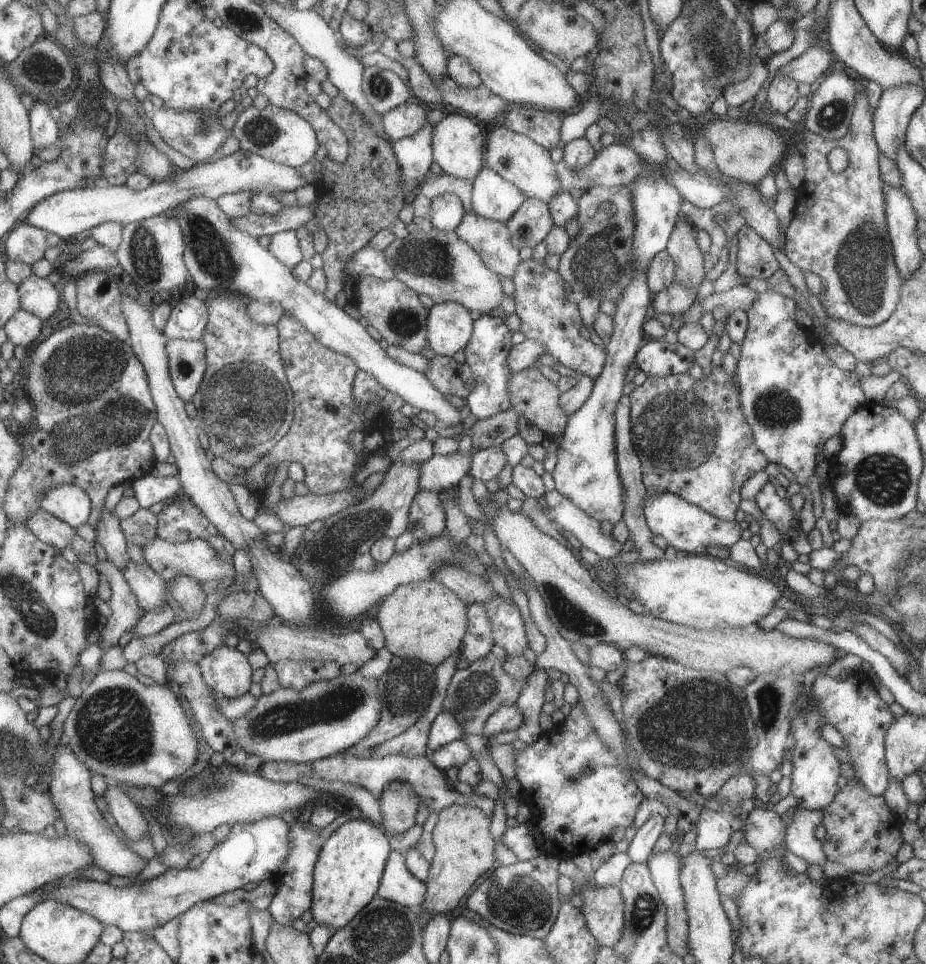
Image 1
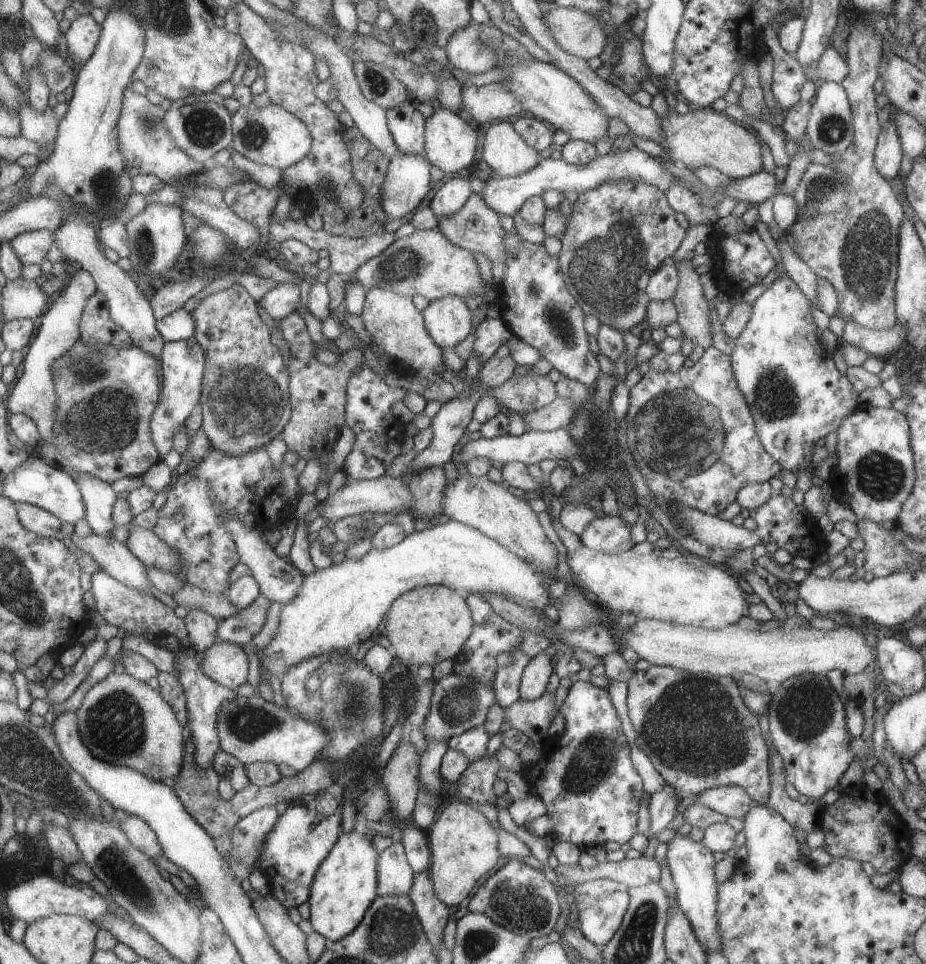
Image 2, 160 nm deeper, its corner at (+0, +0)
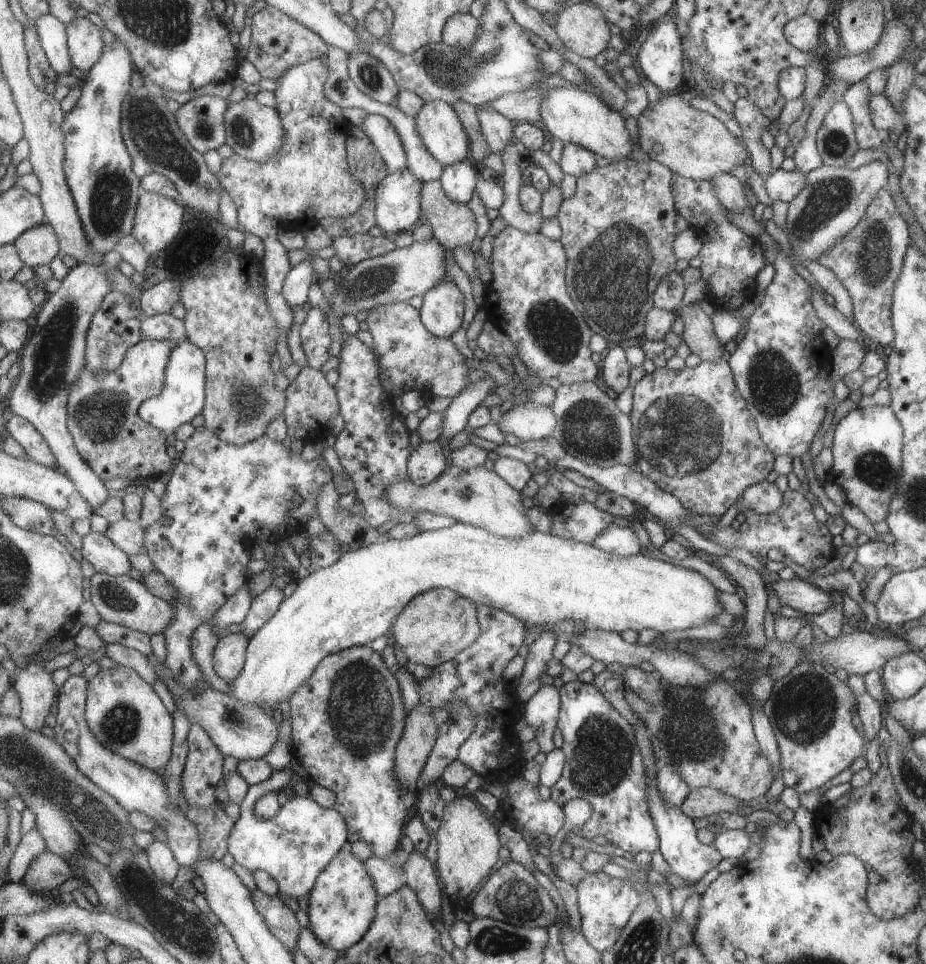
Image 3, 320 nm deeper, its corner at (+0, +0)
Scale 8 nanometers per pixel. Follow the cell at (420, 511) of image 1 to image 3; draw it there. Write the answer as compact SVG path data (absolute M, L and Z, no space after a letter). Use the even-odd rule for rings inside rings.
M439 440L421 441L408 456L406 469L408 480L423 486L435 480L445 470L447 460L441 451Z

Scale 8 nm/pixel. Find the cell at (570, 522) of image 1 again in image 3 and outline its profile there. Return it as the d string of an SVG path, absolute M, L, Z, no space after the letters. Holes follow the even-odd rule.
M608 526L593 540L592 545L615 556L628 557L640 552L637 536L627 527Z

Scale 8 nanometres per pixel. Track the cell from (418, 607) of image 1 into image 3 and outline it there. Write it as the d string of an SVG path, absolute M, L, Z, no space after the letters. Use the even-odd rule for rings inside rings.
M444 588L423 591L408 600L390 629L395 646L400 648L399 656L401 658L405 659L408 664L423 664L431 669L442 662L451 660L460 650L467 648L480 633L480 626L476 619L476 604L468 598Z

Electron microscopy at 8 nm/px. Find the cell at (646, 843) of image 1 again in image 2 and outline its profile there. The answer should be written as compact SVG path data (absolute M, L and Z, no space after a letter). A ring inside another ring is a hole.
M667 784L662 789L656 790L650 794L648 804L648 813L650 816L650 832L655 833L663 830L671 823L671 819L677 812L678 798L676 790Z

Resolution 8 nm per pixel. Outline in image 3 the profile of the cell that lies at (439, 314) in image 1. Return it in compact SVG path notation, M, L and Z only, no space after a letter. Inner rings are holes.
M445 278L424 292L418 313L421 324L433 336L450 337L461 326L464 294Z

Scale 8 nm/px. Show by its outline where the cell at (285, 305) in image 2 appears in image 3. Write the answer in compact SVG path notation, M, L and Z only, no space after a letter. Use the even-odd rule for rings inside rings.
M298 257L289 272L285 275L282 284L282 295L289 306L303 304L307 300L307 288L316 279L311 263L304 257Z

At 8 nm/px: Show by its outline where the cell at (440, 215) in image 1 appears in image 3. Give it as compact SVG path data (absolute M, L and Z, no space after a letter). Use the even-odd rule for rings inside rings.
M465 157L459 162L443 167L438 178L443 192L456 203L467 203L473 194L478 181L475 178L475 168Z

